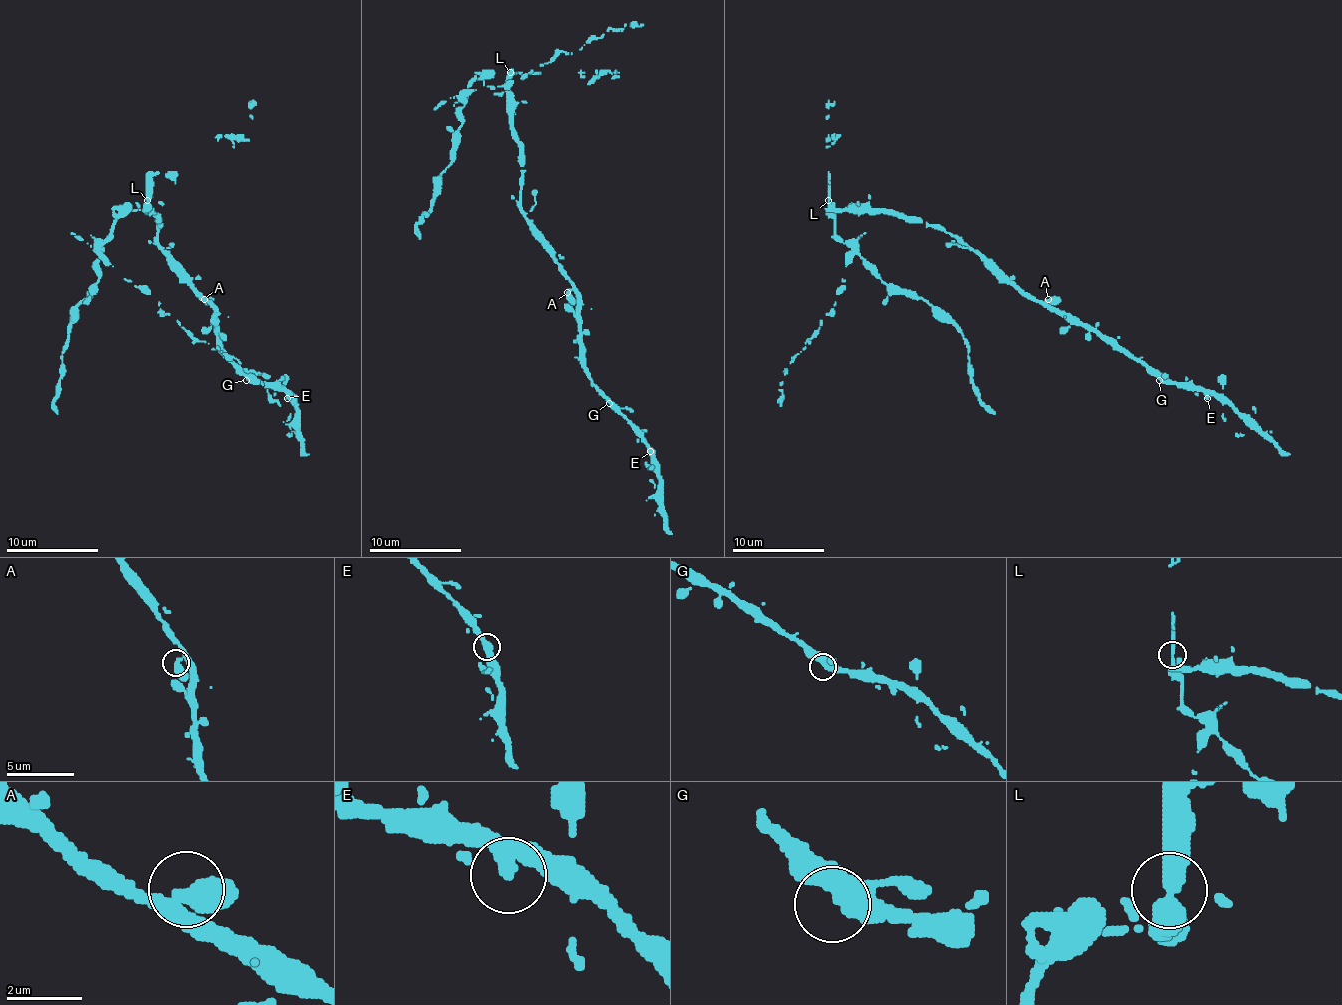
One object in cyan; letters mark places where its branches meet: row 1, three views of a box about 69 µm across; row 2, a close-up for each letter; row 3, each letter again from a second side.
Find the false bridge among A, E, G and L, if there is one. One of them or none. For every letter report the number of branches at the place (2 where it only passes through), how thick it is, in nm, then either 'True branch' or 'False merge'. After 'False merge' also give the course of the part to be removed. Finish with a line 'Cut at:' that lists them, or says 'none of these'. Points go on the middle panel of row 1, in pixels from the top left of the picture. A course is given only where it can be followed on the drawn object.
A: Branches: 2. Thickness 360 nm. True branch
E: Branches: 2. Thickness 360 nm. True branch
G: Branches: 2. Thickness 420 nm. True branch
L: Branches: 2. Thickness 340 nm. False merge. Course of the part to remove: (510, 73), (484, 73), (463, 96), (486, 87), (505, 87), (560, 52), (579, 50), (616, 29), (643, 24)
Cut at: L

